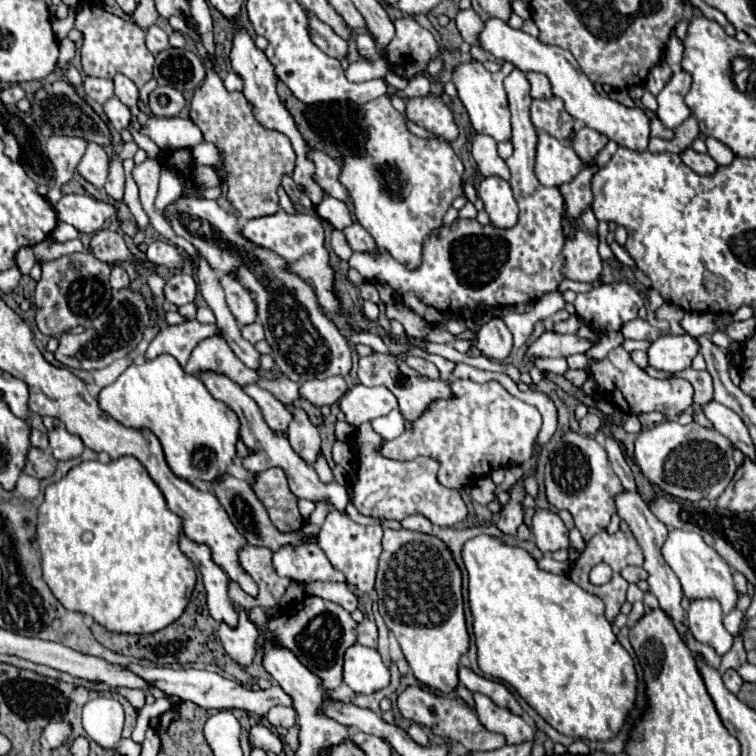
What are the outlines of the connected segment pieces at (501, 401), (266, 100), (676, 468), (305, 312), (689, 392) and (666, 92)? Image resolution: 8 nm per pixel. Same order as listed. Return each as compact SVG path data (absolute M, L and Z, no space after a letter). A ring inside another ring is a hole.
M453 380L451 390L455 392L453 400L435 400L429 410L413 422L415 430L409 432L405 430L397 440L385 442L383 446L383 456L395 458L395 460L409 460L415 456L427 456L435 458L441 468L439 468L439 482L449 488L465 488L471 486L475 476L487 476L497 468L515 466L515 464L529 464L529 458L533 454L533 442L535 436L541 430L541 414L537 408L525 404L523 400L511 396L499 382L485 382L485 384L475 384L471 380Z
M241 26L233 32L233 48L231 48L231 56L229 56L229 58L231 58L231 66L233 66L233 70L243 78L243 84L245 84L243 94L245 94L245 98L253 104L255 118L257 118L265 128L269 128L269 130L277 130L277 132L283 132L283 134L291 140L293 150L295 150L295 154L297 154L297 164L295 164L293 180L295 180L297 184L303 184L303 186L305 186L305 190L307 190L305 194L311 198L313 204L319 204L319 200L321 200L321 196L323 196L323 190L321 190L321 188L317 186L317 182L313 180L315 166L313 166L311 160L307 160L309 146L307 146L307 142L303 140L303 136L299 134L299 130L295 128L295 122L293 122L291 114L287 112L287 108L283 106L283 102L279 100L279 96L277 96L277 92L275 92L277 74L275 74L271 62L267 60L265 52L259 50L259 48L255 46L253 38L251 38L251 36L247 34L247 30L241 28Z
M665 420L643 430L635 440L635 462L651 484L661 488L665 494L689 502L701 498L715 502L729 486L729 480L733 480L733 472L737 472L731 440L697 422L681 426L679 422Z
M179 198L165 210L165 214L171 218L175 234L191 242L197 254L203 256L215 272L235 274L239 282L255 294L257 316L265 328L265 340L273 348L277 368L285 376L295 382L305 382L349 374L349 344L333 320L321 312L313 286L295 272L287 272L285 258L245 240L245 236L241 236L239 218L233 212L223 210L215 200Z
M621 346L611 350L605 360L591 362L591 374L595 376L599 390L607 392L613 400L613 404L621 406L625 414L643 414L643 412L661 412L669 418L679 416L693 404L693 388L687 380L671 378L671 380L655 380L645 370L641 370L633 360L629 358L629 352L625 352Z
M681 70L681 72L675 72L671 80L665 84L665 88L657 94L659 106L655 114L665 128L677 128L691 116L691 110L683 102L689 88L691 88L691 76Z

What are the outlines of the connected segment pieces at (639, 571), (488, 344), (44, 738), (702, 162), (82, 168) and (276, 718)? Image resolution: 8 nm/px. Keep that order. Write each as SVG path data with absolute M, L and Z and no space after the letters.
M627 566L621 570L621 576L627 580L627 582L639 582L639 580L647 580L647 572L645 568L639 568L639 566Z
M491 320L479 328L475 346L489 360L505 360L513 350L513 338L503 320Z
M67 720L49 722L41 734L41 746L47 750L55 750L67 742L71 732L73 732L73 726Z
M685 148L685 152L679 154L681 160L691 168L695 170L697 174L713 174L717 170L717 162L709 156L709 154L699 154L695 152L693 148Z
M89 144L85 156L77 166L79 174L97 188L103 188L107 180L107 168L109 168L109 156L99 144Z
M277 706L277 708L271 708L269 714L267 714L267 720L271 726L285 726L285 728L291 728L297 724L295 720L295 710L291 706Z

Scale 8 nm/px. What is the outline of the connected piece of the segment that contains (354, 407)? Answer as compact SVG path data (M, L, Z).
M357 384L345 392L345 396L339 402L339 408L343 410L345 420L351 426L359 426L363 422L371 422L395 410L397 398L387 388L381 388L381 386L369 388L369 386Z

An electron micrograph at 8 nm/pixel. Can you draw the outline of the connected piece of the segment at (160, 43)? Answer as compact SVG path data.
M151 26L151 28L147 30L147 48L149 48L153 54L169 48L169 38L167 38L167 34L165 34L159 26Z

